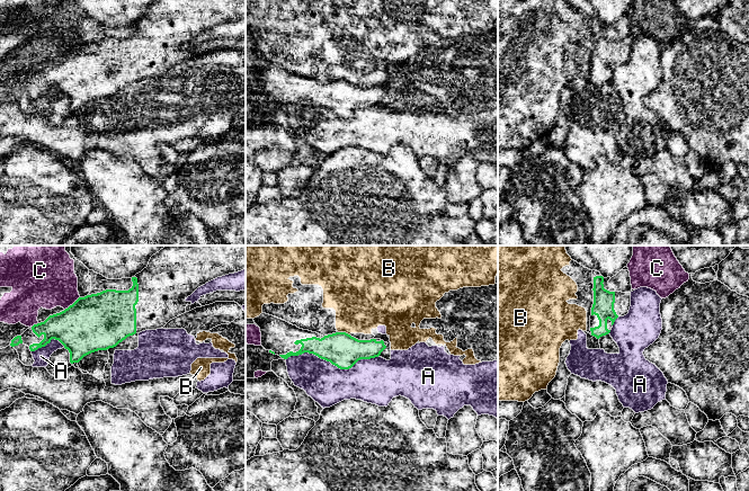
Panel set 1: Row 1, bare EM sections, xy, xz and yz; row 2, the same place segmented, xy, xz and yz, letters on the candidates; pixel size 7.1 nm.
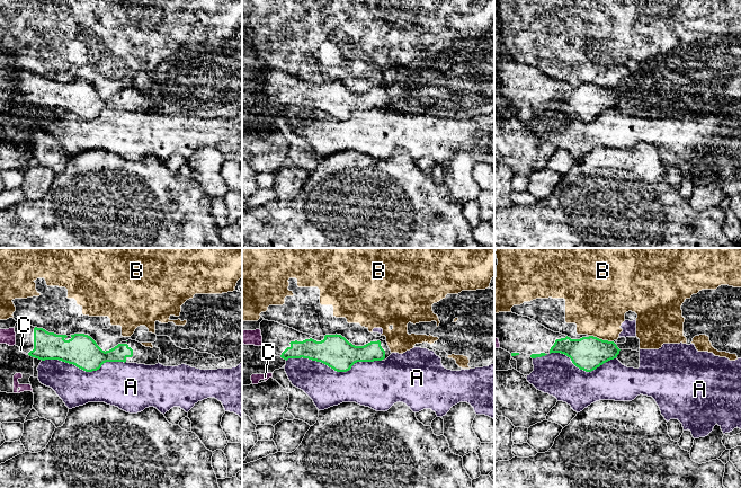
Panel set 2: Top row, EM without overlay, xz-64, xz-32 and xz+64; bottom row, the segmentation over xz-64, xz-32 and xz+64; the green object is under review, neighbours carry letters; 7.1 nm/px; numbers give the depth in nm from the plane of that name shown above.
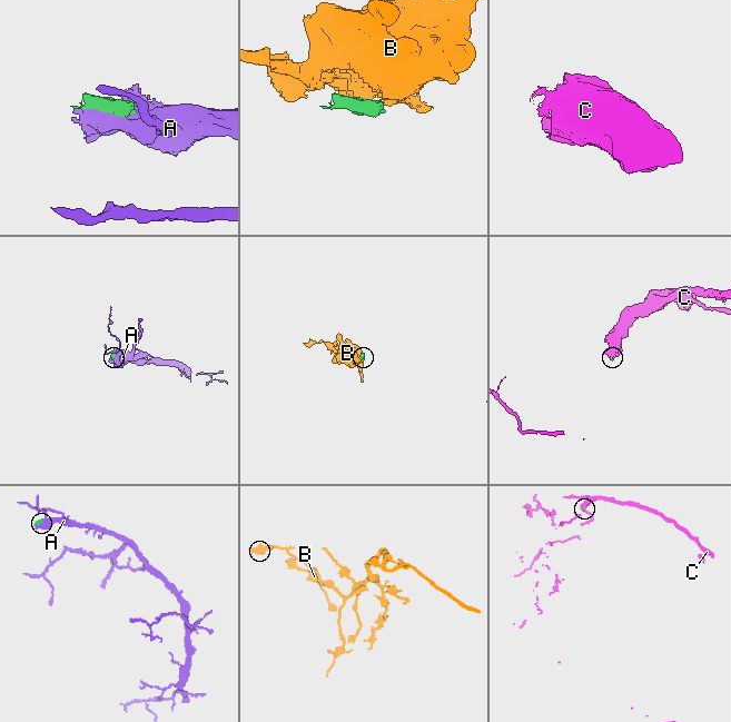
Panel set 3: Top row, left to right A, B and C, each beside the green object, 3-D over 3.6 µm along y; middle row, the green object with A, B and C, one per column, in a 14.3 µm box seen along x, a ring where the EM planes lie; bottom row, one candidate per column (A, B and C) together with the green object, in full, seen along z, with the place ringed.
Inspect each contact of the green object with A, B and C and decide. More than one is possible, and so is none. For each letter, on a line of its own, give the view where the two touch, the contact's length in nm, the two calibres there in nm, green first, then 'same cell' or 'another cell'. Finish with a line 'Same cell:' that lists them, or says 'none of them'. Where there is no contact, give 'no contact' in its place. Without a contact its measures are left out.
A: contact in xz; length 650 nm; calibres 240 and 280 nm; another cell
B: contact in xz; length 90 nm; calibres 240 and 400 nm; another cell
C: contact in xy; length 150 nm; calibres 400 and 400 nm; another cell
Same cell: none of them

